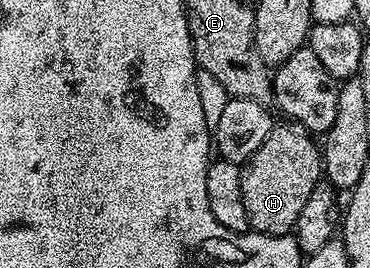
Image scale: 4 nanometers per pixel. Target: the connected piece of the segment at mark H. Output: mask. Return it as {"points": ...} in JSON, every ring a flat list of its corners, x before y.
{"points":[[274,126,271,134,263,138,263,146,251,154,241,169,241,185,243,186,243,207,247,210,247,218,252,231,262,232,268,236,284,236,290,230,296,229,297,219,302,213,312,190,323,179,323,165,321,162,321,149,318,141,310,133,297,126,281,128]]}

